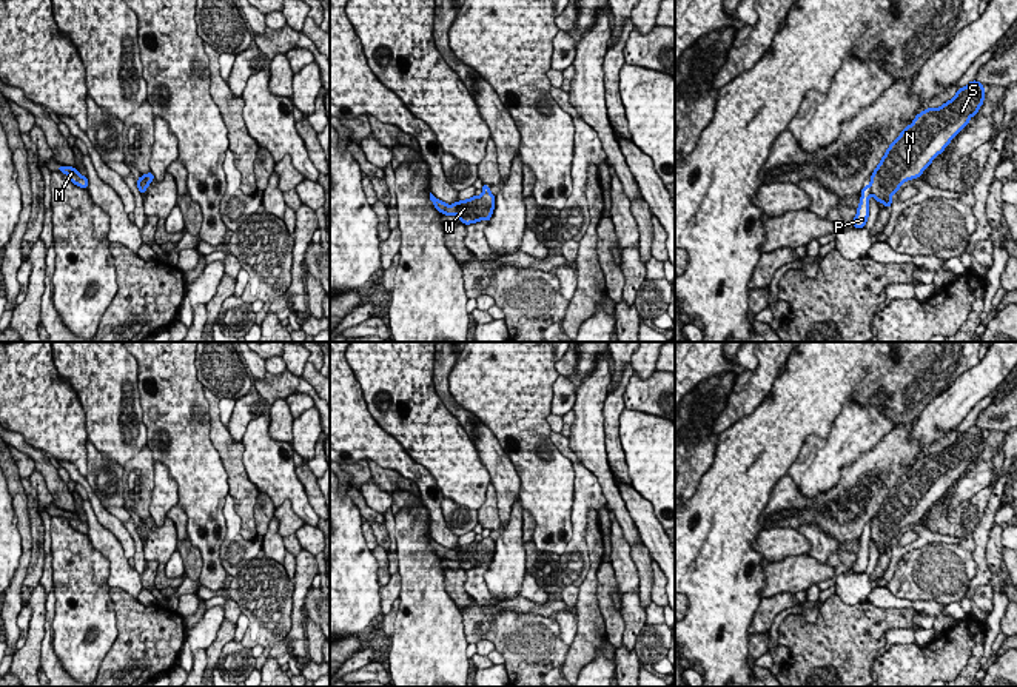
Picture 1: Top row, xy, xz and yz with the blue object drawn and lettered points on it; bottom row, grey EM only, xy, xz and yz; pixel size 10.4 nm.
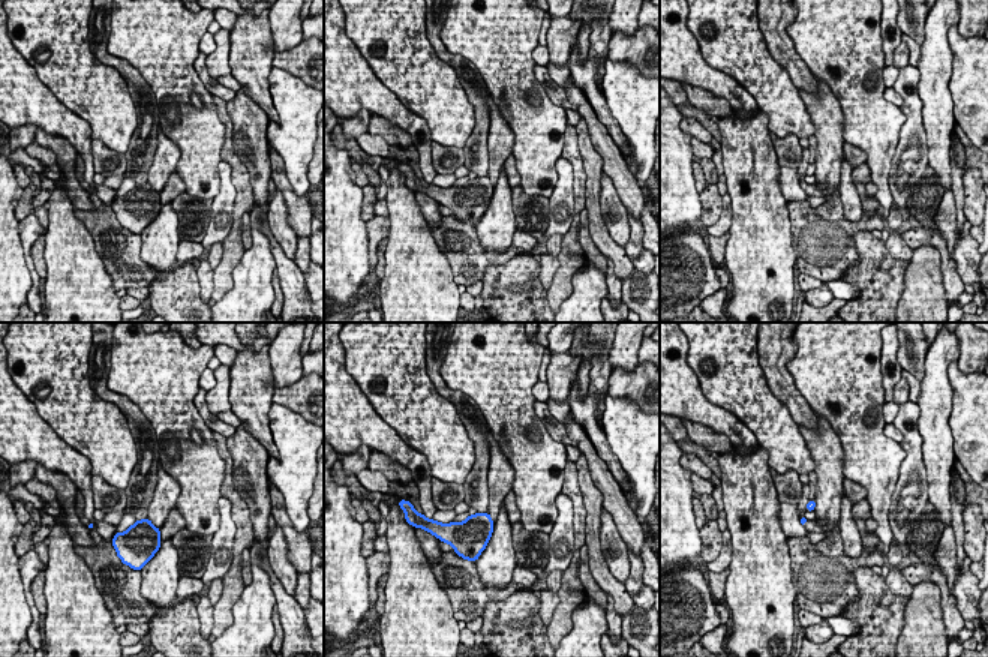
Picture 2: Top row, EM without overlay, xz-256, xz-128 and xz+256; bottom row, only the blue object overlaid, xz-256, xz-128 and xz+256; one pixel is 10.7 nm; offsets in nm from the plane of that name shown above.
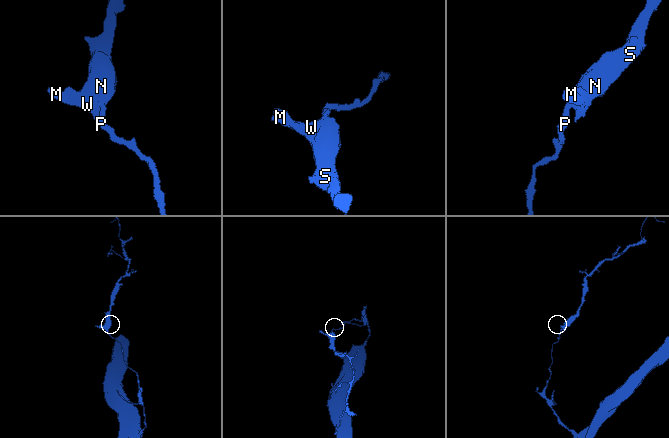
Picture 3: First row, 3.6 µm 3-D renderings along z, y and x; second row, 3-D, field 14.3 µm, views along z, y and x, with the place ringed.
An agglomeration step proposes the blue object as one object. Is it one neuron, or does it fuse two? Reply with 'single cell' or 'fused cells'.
fused cells

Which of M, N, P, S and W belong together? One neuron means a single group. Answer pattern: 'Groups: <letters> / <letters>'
Groups: M N S W / P

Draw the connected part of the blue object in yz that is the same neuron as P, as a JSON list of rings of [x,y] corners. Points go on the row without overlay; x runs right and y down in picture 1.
[[[864,530],[861,538],[860,550],[857,551],[857,561],[851,567],[855,575],[864,573],[868,562],[869,562],[869,541],[871,541],[871,531]]]

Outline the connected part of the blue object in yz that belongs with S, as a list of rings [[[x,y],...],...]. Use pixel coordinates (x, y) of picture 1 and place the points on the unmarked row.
[[[972,425],[940,453],[926,453],[889,490],[871,519],[871,539],[886,553],[892,539],[911,524],[918,524],[931,507],[969,468],[985,447],[985,433]]]

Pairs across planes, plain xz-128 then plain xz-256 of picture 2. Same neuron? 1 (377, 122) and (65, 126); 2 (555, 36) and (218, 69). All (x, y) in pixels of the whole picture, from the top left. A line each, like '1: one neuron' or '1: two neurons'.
1: two neurons
2: one neuron

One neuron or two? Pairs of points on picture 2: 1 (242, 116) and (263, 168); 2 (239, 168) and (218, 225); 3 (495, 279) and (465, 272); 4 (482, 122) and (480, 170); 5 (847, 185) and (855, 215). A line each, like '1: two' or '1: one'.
1: one
2: two
3: two
4: one
5: one

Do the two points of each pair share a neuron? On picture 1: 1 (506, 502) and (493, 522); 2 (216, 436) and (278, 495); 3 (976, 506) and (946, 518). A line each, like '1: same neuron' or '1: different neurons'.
1: different neurons
2: different neurons
3: same neuron

